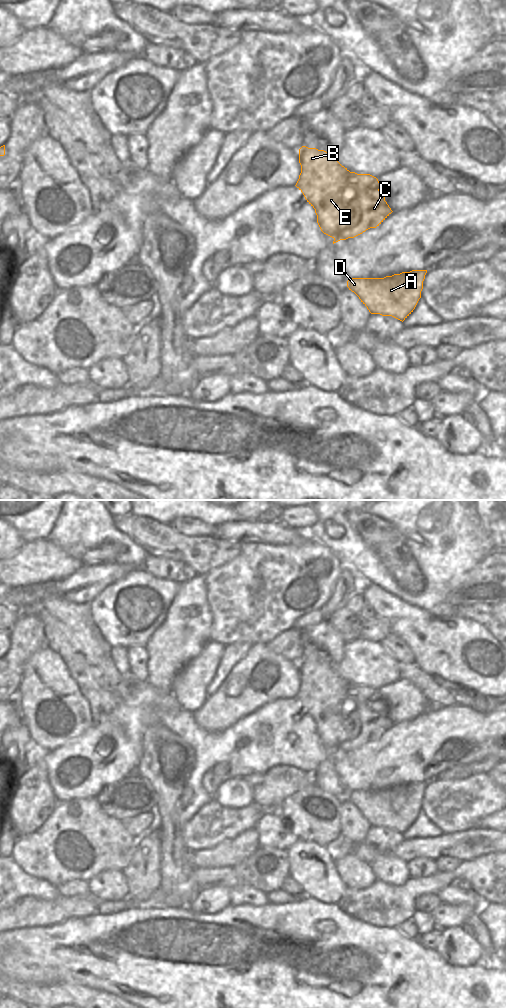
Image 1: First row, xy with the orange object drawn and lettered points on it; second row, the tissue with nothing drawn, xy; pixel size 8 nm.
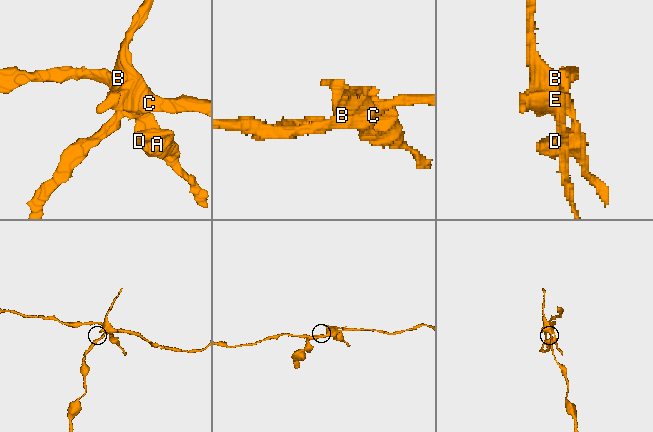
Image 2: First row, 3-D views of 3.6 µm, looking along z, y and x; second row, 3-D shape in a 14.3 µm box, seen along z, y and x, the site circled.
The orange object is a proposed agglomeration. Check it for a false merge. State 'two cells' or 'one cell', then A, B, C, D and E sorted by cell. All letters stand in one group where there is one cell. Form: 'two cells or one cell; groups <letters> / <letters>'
two cells; groups A C D / B E

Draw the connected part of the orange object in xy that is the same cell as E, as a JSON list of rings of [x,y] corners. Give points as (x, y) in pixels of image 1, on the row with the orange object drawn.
[[[302,146],[299,163],[301,173],[295,186],[315,209],[321,231],[335,239],[346,228],[356,226],[361,219],[361,207],[355,197],[355,189],[349,187],[351,172],[337,161],[335,154]]]

